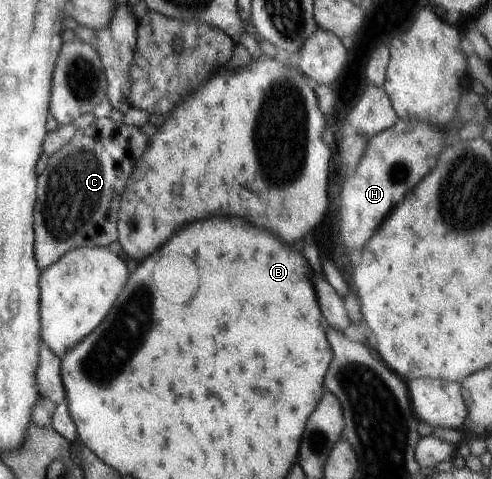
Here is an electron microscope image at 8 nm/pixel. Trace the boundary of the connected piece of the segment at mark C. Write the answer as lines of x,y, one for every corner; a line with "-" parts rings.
98,118
50,156
44,173
37,176
36,211
33,215
34,259
39,271
62,255
80,248
108,248
118,239
120,198
128,177
148,145
140,127
110,118

